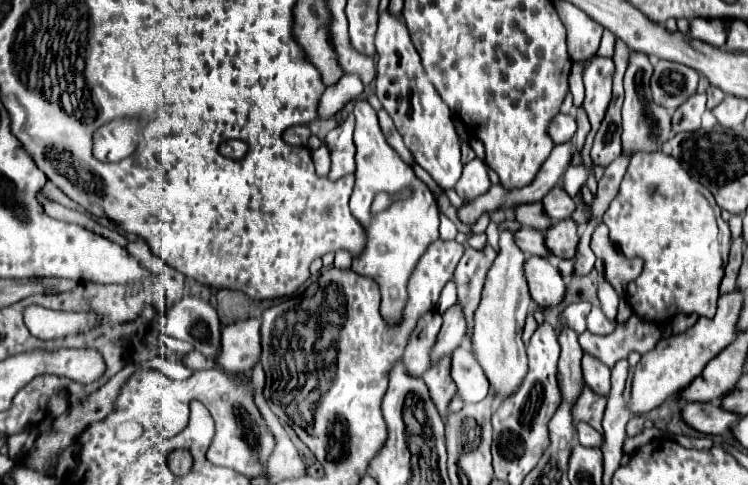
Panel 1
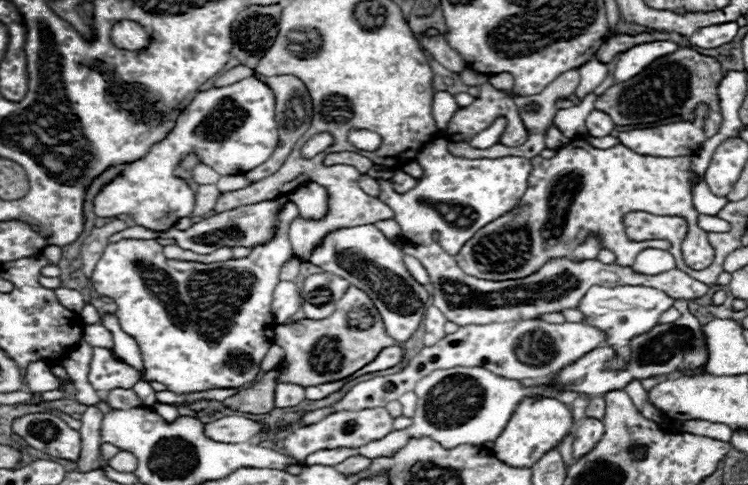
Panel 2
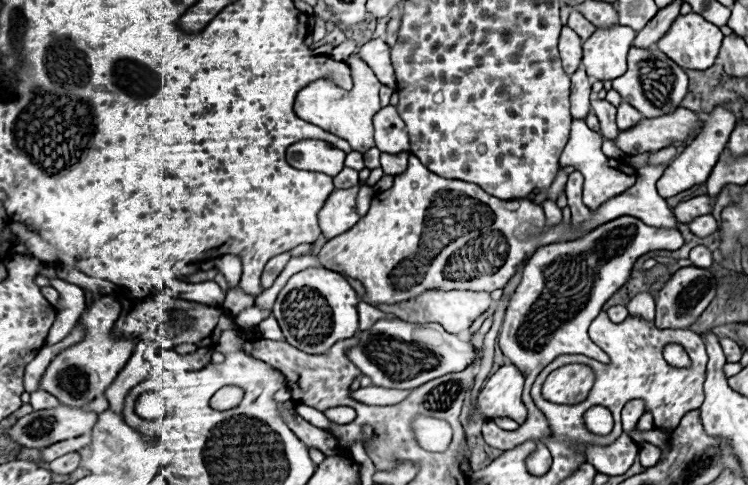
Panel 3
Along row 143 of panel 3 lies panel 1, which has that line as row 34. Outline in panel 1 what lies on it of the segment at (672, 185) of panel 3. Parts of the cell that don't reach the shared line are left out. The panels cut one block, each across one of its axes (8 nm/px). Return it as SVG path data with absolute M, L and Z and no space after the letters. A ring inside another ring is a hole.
M694 18L690 22L690 32L692 32L692 38L698 38L718 48L726 44L726 36L728 36L726 22L714 20L714 18Z

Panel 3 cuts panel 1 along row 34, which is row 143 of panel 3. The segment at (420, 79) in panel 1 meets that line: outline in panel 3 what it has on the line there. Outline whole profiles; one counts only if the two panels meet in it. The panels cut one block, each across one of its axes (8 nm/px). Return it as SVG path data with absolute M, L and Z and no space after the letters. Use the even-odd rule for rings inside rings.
M386 106L374 116L374 140L376 148L386 154L400 154L410 150L406 126L394 106Z

